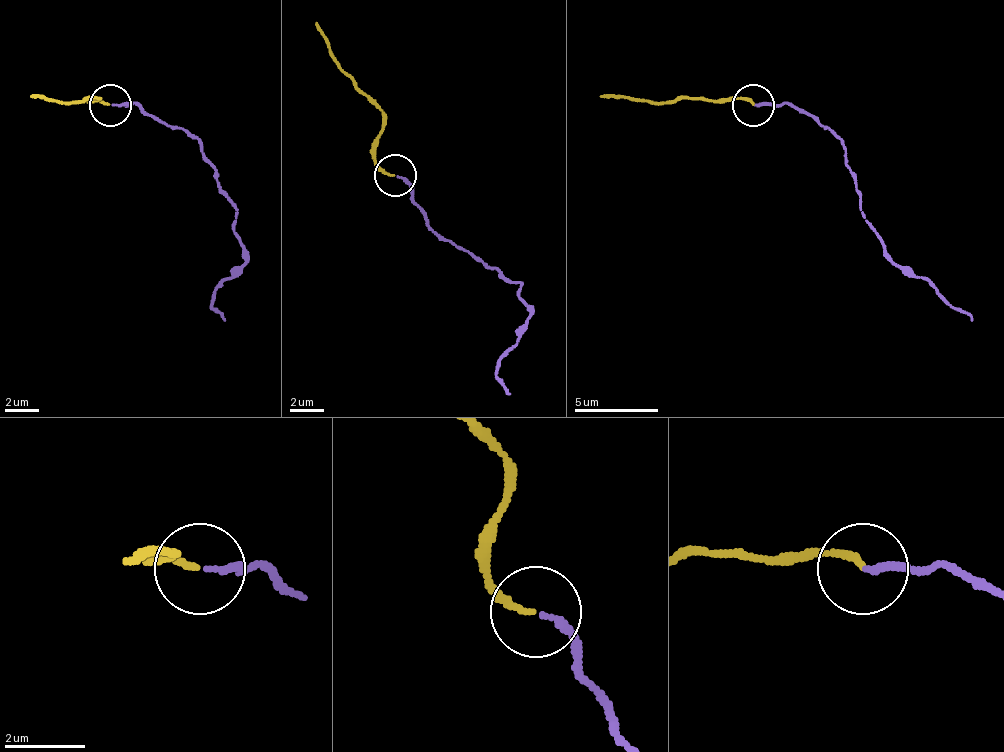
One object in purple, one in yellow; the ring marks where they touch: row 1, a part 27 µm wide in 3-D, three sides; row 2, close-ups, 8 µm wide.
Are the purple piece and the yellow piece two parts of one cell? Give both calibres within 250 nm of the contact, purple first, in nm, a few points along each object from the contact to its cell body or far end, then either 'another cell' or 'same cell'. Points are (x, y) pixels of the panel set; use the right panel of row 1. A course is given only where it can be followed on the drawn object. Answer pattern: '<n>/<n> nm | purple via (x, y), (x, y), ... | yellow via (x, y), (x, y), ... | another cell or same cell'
160/150 nm | purple via (752, 106), (798, 106), (832, 135), (844, 148), (861, 211), (895, 261), (970, 320) | yellow via (752, 106), (739, 97), (647, 101), (601, 97) | same cell

